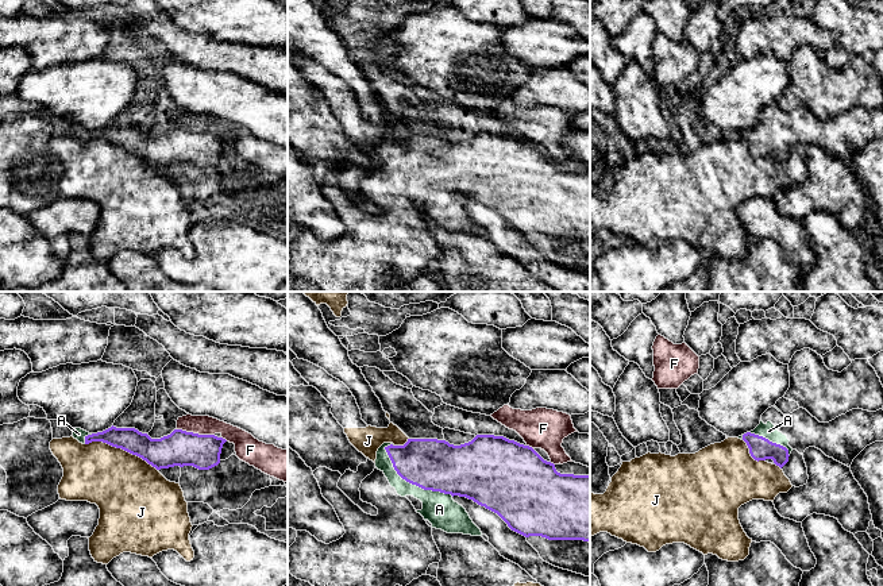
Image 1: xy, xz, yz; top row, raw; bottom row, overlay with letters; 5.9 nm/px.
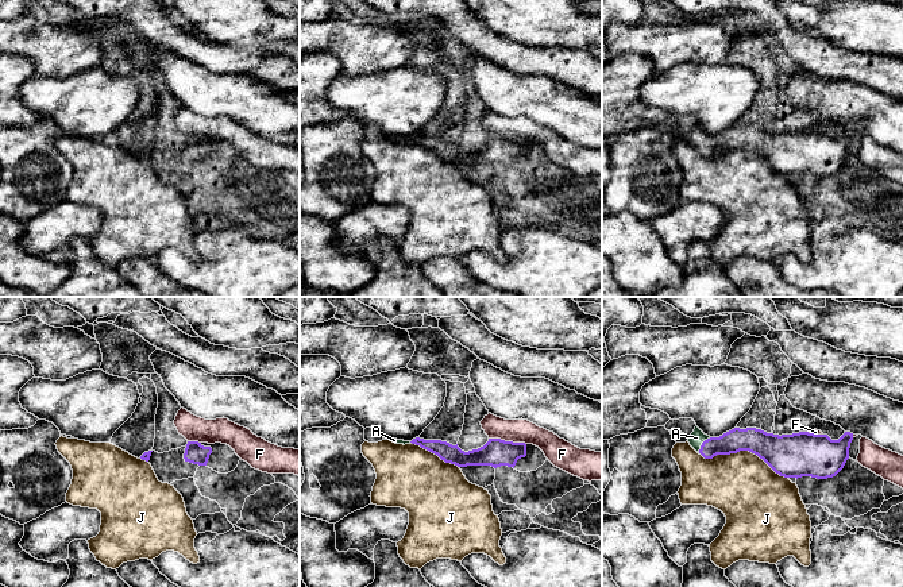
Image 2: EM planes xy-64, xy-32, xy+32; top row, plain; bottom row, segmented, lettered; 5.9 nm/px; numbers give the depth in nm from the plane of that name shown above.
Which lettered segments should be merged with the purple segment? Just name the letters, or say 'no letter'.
A

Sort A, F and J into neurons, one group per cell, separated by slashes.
A / F / J

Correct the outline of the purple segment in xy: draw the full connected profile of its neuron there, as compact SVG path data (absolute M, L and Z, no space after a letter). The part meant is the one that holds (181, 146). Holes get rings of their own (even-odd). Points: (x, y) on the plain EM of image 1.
M113 123L97 131L73 126L73 135L82 142L103 139L122 146L142 155L157 167L174 163L209 167L220 161L221 146L227 139L215 132L198 132L182 127L174 127L161 136L151 136L135 126L116 126Z

